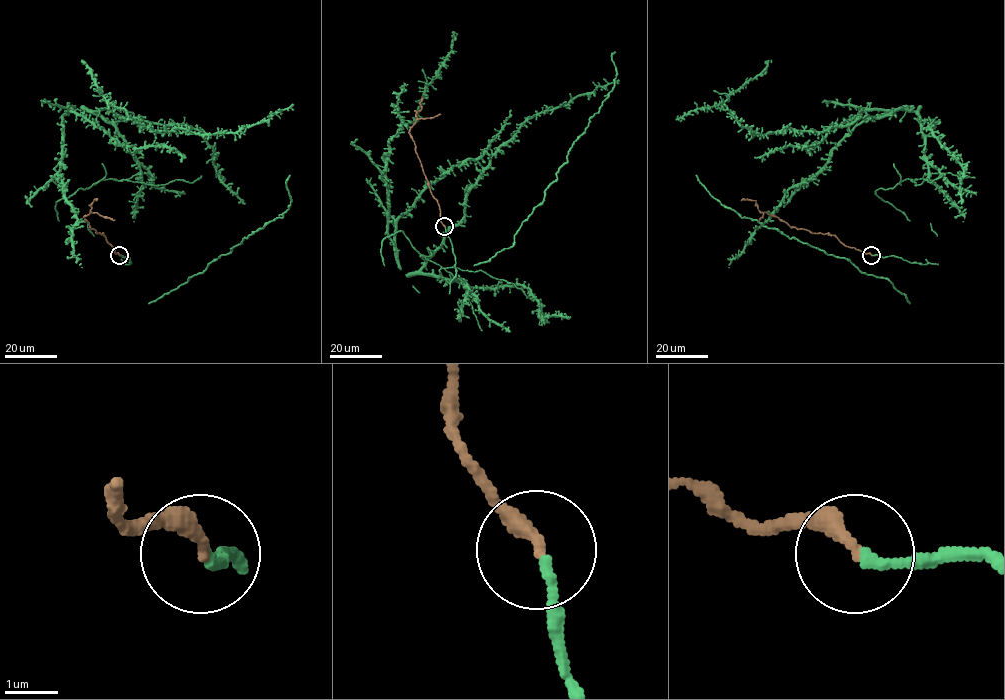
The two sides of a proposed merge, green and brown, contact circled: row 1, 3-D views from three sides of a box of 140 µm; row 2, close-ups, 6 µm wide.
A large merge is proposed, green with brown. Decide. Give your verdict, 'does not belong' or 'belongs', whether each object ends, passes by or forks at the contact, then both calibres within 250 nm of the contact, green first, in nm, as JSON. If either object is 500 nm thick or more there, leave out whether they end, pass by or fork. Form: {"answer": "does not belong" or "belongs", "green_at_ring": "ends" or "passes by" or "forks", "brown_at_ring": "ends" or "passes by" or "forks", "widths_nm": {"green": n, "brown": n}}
{"answer": "belongs", "green_at_ring": "ends", "brown_at_ring": "ends", "widths_nm": {"green": 190, "brown": 300}}

